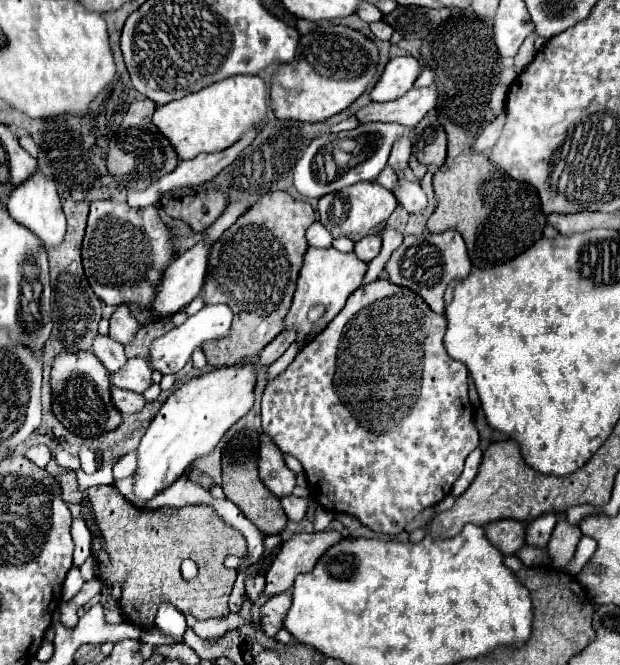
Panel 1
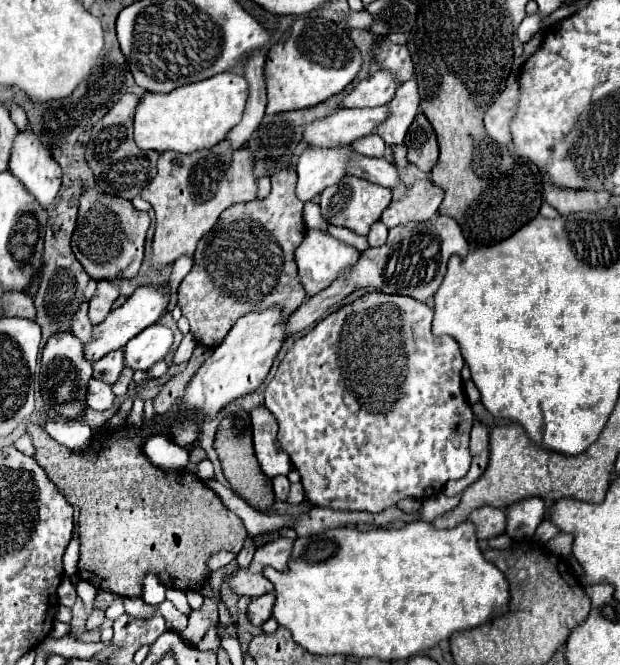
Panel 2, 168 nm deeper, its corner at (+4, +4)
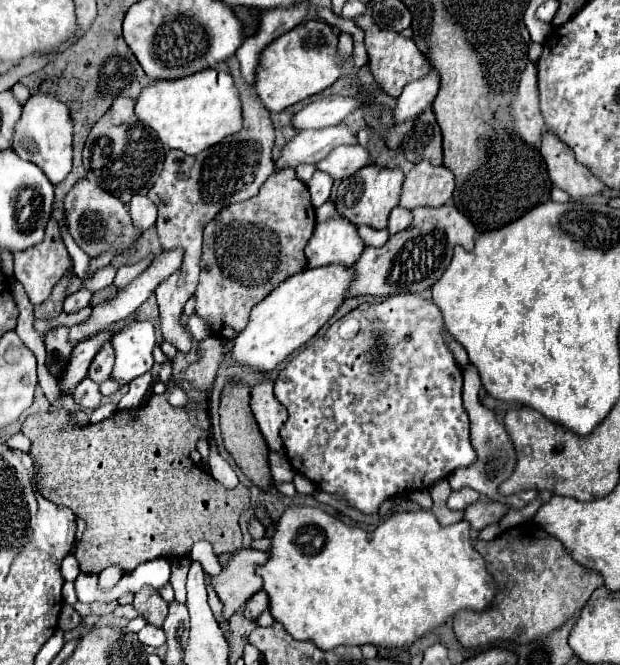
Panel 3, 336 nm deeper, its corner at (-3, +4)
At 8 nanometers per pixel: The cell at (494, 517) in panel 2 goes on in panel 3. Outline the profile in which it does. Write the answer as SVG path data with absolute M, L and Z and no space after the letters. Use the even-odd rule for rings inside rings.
M477 500L477 504L469 504L469 508L463 512L463 520L467 520L473 530L483 530L493 522L499 522L507 510L509 508L501 502Z

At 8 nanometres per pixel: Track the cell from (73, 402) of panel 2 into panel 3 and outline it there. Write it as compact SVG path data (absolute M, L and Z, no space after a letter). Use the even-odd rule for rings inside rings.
M59 326L43 334L43 342L47 348L47 366L53 376L59 376L73 352L73 344L69 342L69 330Z

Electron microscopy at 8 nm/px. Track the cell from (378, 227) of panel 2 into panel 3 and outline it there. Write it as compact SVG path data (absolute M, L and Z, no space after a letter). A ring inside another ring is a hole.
M395 206L393 212L391 212L391 218L389 218L389 234L395 234L399 230L405 230L409 228L409 224L413 222L413 216L411 216L411 210L407 208L401 208L401 206Z

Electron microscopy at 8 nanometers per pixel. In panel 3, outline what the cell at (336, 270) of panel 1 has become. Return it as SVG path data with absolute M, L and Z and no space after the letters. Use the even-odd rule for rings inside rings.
M335 216L315 226L315 232L305 246L305 256L309 268L319 268L327 264L351 266L361 256L365 244L353 224L345 218Z

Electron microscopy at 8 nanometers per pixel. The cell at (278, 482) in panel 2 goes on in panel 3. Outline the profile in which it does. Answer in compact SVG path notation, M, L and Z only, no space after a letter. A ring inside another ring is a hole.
M269 450L269 466L271 466L275 482L291 482L293 476L295 476L295 470L291 468L291 464L289 464L285 454Z

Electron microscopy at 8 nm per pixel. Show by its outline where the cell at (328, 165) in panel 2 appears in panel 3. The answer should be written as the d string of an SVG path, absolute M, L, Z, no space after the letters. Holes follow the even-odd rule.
M315 172L311 182L307 184L309 192L311 192L311 202L315 208L319 208L321 204L325 204L329 200L331 188L333 188L333 178L325 172Z

